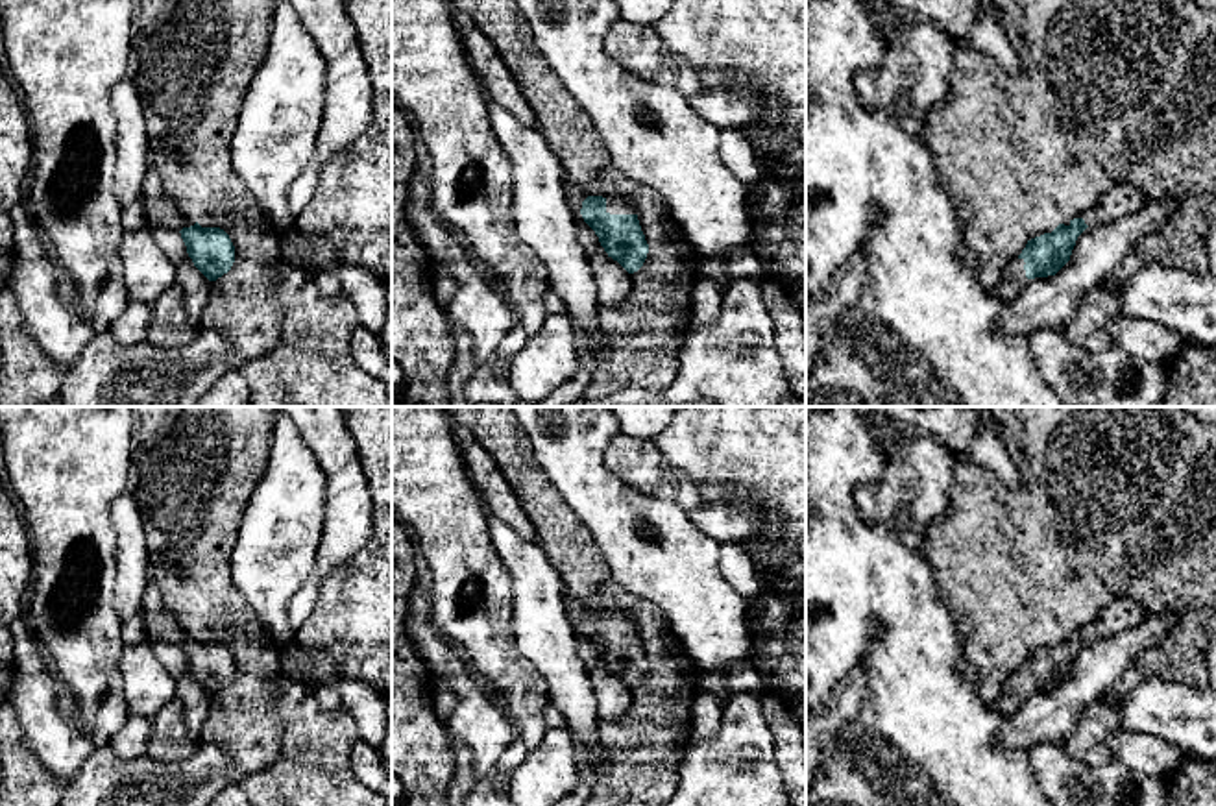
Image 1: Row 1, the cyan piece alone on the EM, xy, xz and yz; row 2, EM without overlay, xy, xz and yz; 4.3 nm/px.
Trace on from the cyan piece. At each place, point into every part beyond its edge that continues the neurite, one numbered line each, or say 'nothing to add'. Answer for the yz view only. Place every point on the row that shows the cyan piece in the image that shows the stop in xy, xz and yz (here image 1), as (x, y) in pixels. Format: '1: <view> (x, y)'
1: yz (1120, 200)
2: yz (1013, 278)

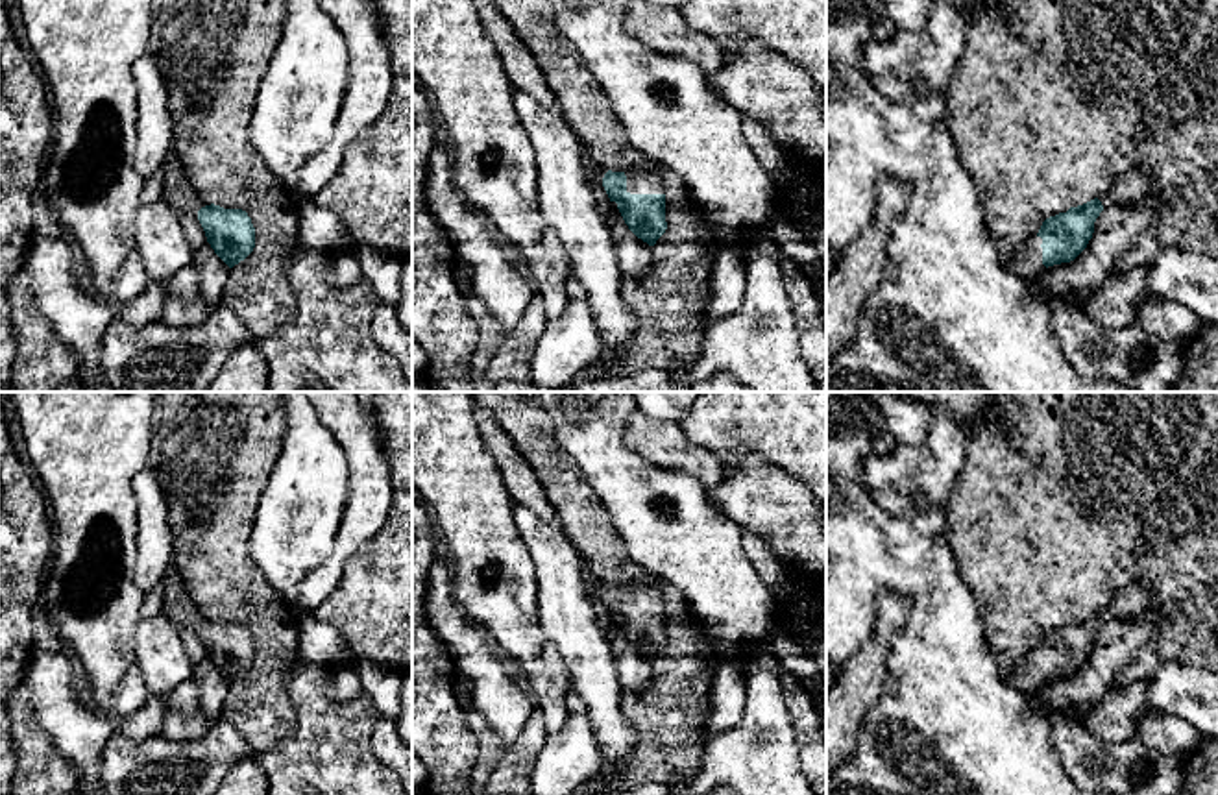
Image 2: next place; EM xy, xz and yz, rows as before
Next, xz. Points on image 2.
1: xz (638, 182)

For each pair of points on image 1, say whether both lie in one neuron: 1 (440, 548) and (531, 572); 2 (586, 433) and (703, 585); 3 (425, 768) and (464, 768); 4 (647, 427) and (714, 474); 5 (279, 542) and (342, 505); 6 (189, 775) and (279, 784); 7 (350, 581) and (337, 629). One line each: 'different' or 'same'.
1: different
2: same
3: different
4: different
5: different
6: different
7: same

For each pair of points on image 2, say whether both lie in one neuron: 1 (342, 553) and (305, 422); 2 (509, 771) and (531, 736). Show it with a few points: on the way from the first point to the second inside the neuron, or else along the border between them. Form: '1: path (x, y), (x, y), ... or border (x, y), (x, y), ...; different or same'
1: border (348, 490), (333, 550), (313, 570); different
2: path (516, 762), (527, 746); same

